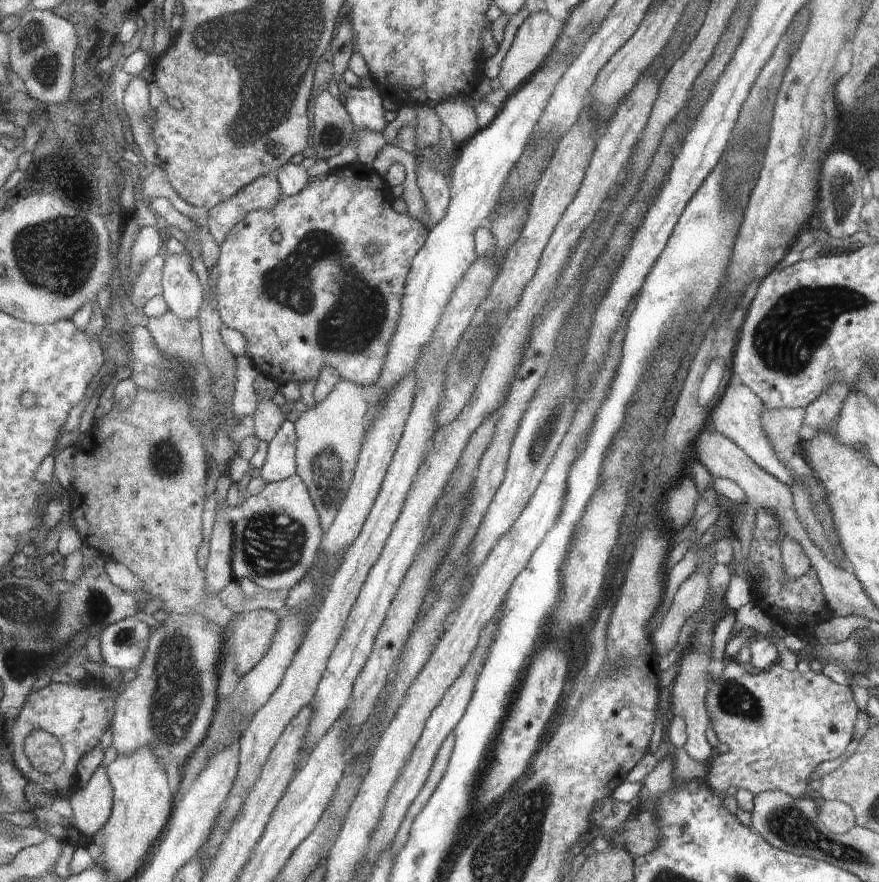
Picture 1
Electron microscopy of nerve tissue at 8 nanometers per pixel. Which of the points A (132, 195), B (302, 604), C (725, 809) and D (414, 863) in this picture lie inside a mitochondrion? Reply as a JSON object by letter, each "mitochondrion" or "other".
{"A":"other","B":"other","C":"other","D":"other"}

